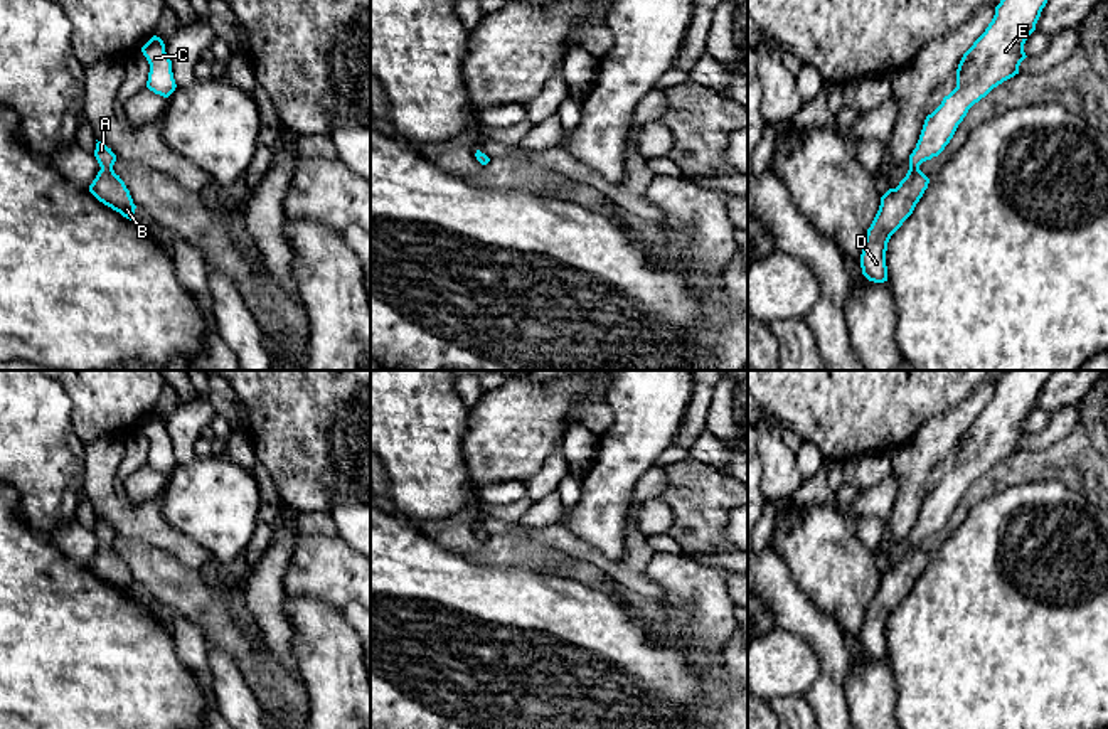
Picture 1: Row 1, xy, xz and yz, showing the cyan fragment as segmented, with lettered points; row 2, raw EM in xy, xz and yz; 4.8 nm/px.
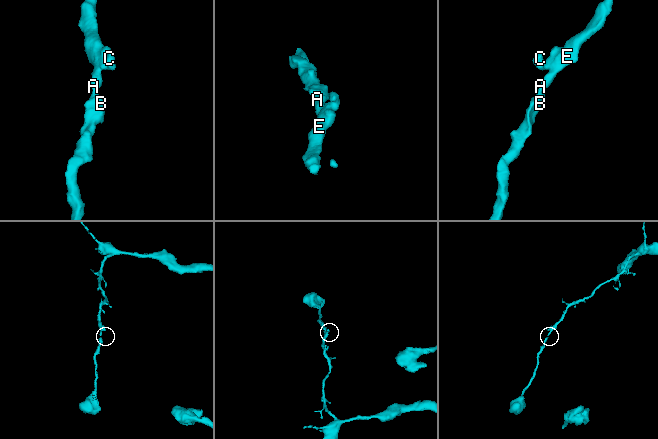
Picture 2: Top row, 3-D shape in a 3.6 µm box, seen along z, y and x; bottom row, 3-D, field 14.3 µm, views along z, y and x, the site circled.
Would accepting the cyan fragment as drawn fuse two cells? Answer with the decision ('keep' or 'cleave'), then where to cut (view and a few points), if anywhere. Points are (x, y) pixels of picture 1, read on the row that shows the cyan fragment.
keep; cut none

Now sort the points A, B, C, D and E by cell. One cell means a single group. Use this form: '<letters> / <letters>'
A B C D E

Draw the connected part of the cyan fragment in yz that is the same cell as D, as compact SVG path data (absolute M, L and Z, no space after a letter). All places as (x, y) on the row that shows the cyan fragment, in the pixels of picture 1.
M1000 0L985 32L963 54L956 69L956 88L926 116L916 148L909 155L906 177L881 197L879 210L867 229L860 268L869 281L887 281L887 242L928 189L930 178L919 165L945 150L975 103L1019 74L1019 66L1027 57L1024 44L1036 30L1046 3L1047 0Z

